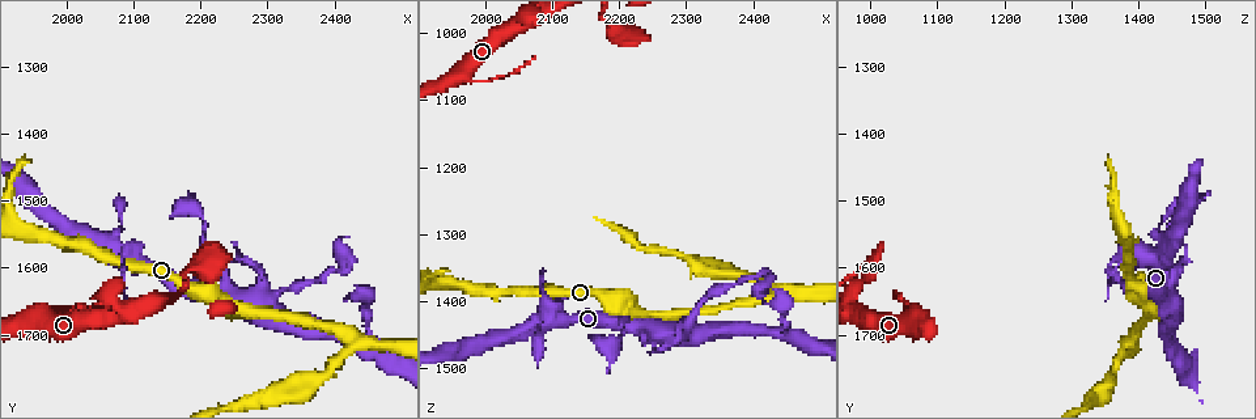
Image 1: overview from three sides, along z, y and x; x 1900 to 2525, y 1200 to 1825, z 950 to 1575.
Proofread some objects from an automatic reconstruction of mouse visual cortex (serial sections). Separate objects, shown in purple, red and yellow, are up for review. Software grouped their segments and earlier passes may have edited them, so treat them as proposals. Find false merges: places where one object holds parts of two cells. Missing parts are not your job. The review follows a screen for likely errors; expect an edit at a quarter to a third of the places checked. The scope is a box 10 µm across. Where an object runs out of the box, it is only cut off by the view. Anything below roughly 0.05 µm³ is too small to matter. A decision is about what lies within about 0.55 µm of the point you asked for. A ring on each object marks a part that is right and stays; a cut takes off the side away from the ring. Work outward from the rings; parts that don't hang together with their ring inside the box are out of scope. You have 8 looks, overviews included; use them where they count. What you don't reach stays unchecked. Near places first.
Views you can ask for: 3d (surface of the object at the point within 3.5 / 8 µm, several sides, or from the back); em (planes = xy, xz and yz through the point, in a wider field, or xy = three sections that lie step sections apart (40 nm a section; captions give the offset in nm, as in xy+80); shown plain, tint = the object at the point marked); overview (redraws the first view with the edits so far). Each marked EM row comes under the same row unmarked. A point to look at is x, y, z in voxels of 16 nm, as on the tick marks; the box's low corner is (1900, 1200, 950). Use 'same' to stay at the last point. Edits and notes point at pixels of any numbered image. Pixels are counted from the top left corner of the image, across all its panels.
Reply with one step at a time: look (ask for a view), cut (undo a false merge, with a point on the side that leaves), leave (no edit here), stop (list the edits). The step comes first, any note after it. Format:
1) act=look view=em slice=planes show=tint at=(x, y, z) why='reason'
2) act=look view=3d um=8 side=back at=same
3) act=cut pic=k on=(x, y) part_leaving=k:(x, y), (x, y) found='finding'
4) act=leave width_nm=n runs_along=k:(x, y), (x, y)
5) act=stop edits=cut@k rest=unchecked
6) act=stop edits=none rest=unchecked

act=look view=3d um=3.5 at=(2305, 1645, 1435) why='sharp bend'

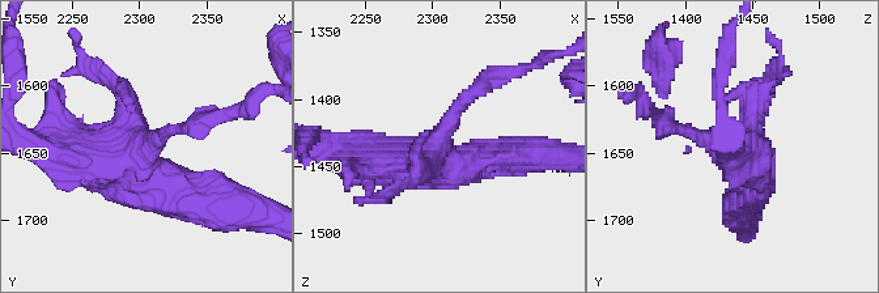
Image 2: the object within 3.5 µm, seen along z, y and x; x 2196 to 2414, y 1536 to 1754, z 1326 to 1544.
act=look view=em slice=xy step=2 show=tint at=(2304, 1646, 1434) why='now the EM'

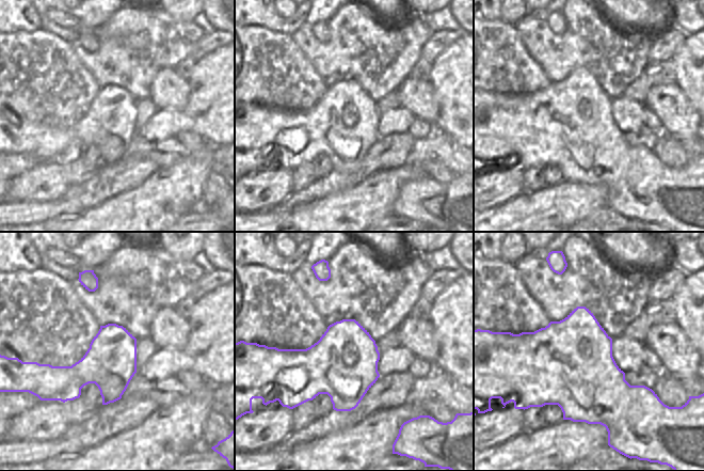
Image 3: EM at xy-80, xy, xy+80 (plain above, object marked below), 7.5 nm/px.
act=leave runs_along=2:(43, 147), (128, 158), (200, 203) found='continuous, no second cell'

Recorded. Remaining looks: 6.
act=look view=3d um=8 at=(2435, 1700, 1390) why='side arm on a straight run'

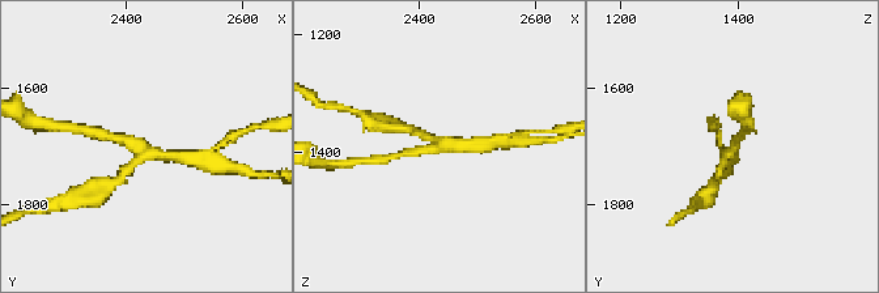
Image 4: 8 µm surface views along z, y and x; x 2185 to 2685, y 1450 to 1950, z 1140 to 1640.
act=look view=em slice=xy step=1 show=tint at=same arms=3 arm_widths_nm=200,250,300

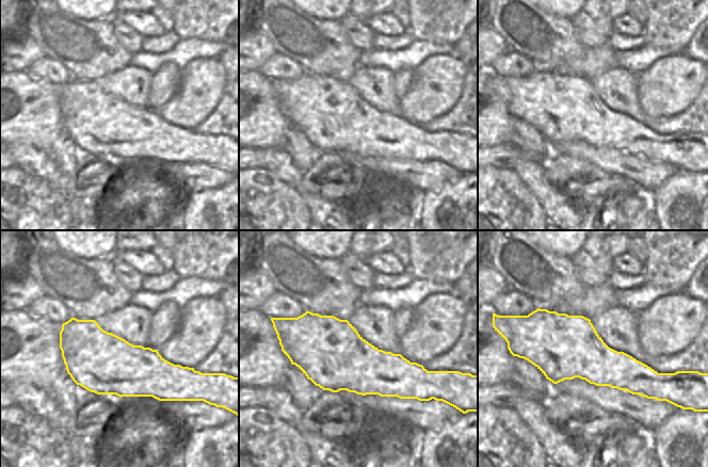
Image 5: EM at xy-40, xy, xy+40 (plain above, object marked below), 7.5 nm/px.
act=cut pic=4 on=(128, 170) width_nm=500 part_leaving=4:(144, 153), (106, 191) found='two cells meet here'

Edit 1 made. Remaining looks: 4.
act=look view=3d um=3.5 at=(2425, 1590, 1365) why='sharp bend'

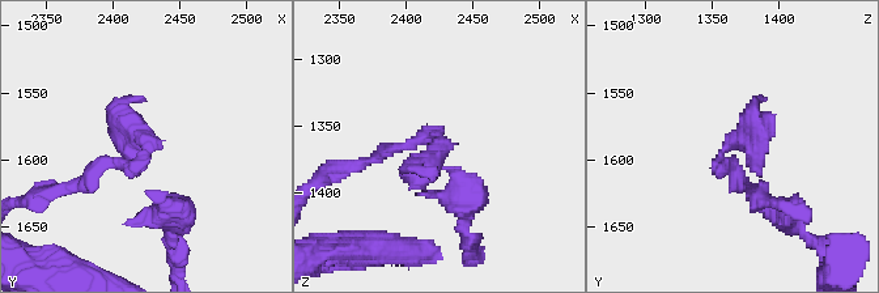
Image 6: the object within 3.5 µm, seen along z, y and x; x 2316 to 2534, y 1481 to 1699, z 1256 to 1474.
act=look view=em slice=xy step=3 show=tint at=(2426, 1590, 1362)

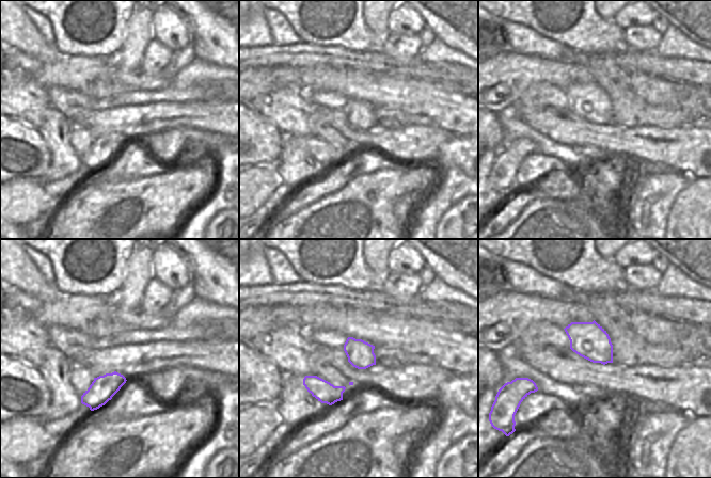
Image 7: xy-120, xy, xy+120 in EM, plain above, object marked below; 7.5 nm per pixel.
act=leave found='all the same cell'

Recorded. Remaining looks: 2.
act=stop edits=cut@4 rest=unchecked

